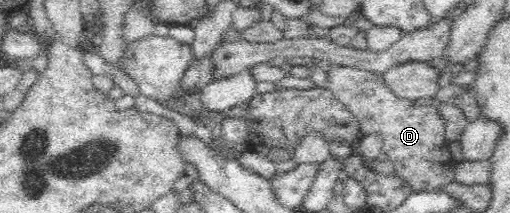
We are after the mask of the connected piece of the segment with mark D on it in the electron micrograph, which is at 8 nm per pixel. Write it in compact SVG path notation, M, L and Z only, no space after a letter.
M330 64L328 72L328 88L334 96L359 120L360 135L376 132L382 135L383 152L388 154L387 162L392 172L402 178L412 189L426 191L432 188L424 174L436 162L454 164L449 149L450 141L444 138L443 120L433 105L422 106L398 98L383 81L379 74L348 65Z

